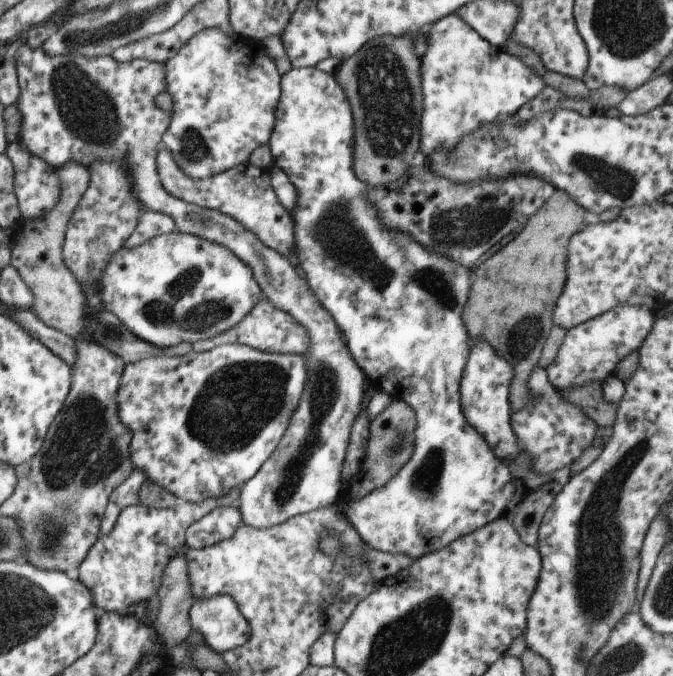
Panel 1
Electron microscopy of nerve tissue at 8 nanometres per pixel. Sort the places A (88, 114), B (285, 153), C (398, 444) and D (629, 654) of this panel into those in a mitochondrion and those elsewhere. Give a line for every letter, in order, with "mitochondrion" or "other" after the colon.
A: mitochondrion
B: other
C: mitochondrion
D: mitochondrion

